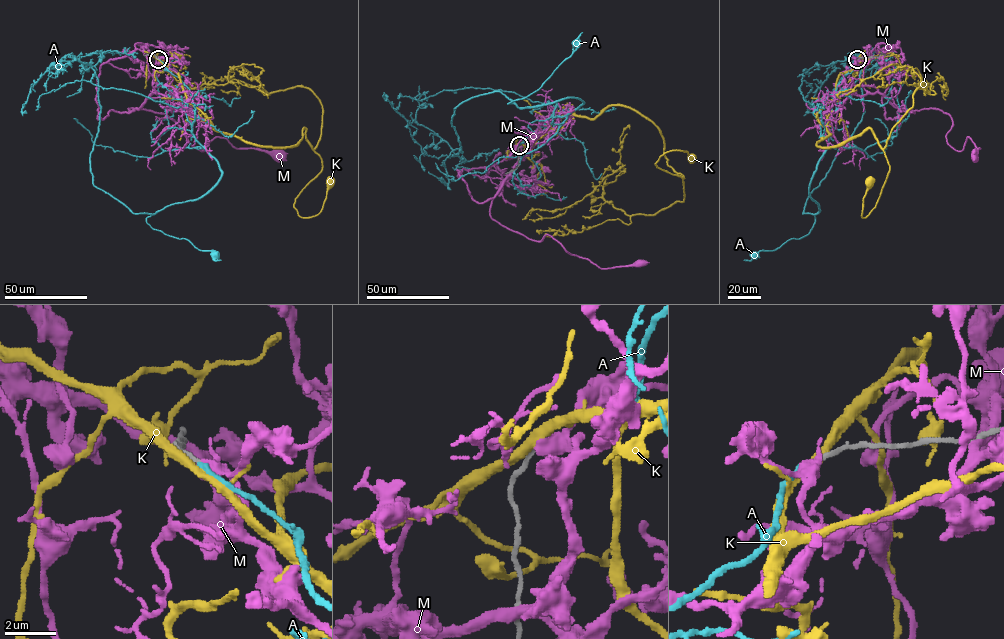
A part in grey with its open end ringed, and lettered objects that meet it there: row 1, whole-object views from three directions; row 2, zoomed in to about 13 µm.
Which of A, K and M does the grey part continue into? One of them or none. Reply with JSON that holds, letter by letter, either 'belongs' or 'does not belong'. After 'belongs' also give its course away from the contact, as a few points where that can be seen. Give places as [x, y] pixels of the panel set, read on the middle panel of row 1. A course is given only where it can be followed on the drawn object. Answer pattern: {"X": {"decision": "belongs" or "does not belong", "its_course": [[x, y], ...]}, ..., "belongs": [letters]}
{"A": {"decision": "belongs", "its_course": [[519, 146], [551, 124], [556, 103], [554, 117], [583, 103], [507, 103], [537, 91], [577, 43]]}, "K": {"decision": "does not belong"}, "M": {"decision": "does not belong"}, "belongs": ["A"]}

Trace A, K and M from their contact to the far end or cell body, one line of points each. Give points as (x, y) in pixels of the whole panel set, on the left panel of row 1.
A: (158, 59), (189, 89), (194, 138), (221, 174), (207, 192), (166, 206), (146, 222), (215, 255)
K: (157, 59), (213, 128), (275, 147), (306, 129), (322, 170), (295, 199), (300, 216), (320, 212), (330, 180)
M: (158, 59), (135, 49), (103, 62), (98, 119), (147, 109), (170, 117), (201, 151), (218, 137), (278, 155)

